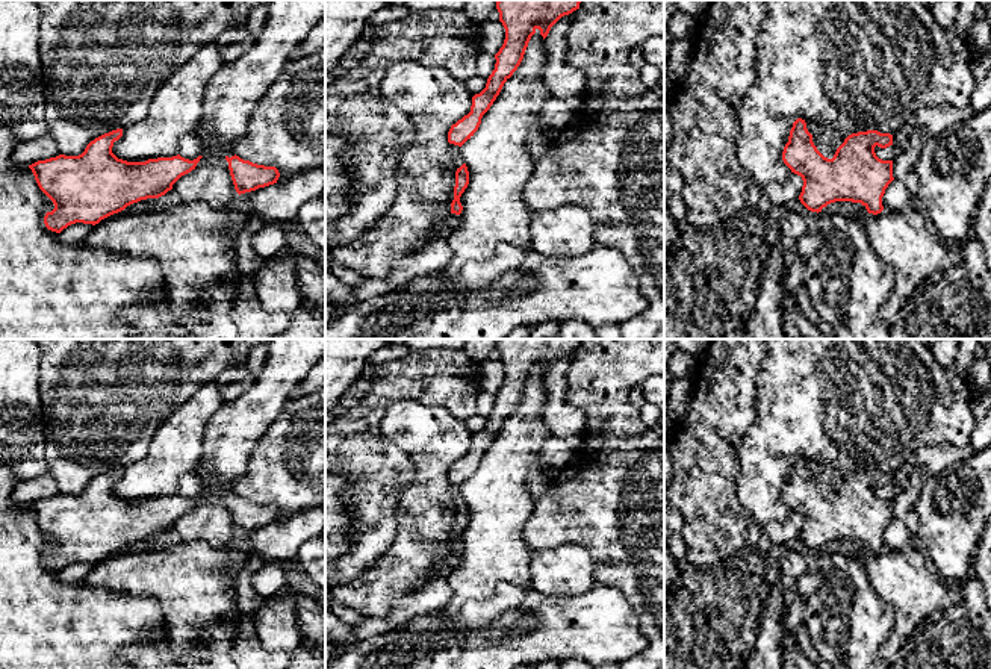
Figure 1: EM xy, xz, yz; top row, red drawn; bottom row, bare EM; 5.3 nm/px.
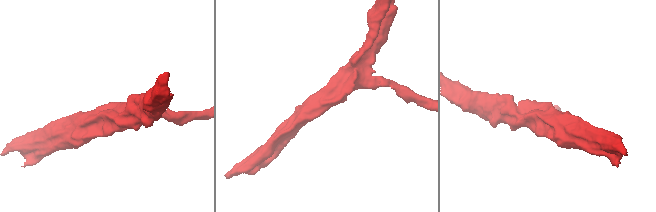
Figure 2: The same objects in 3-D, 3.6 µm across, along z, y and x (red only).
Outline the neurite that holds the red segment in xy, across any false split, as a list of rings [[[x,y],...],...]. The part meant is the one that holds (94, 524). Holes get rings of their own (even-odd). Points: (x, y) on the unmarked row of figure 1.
[[[116,468],[91,480],[79,495],[59,493],[29,504],[54,543],[44,555],[48,569],[61,572],[76,562],[95,565],[133,542],[159,537],[203,496],[189,499],[177,493],[127,501],[112,492],[121,475],[123,468]]]

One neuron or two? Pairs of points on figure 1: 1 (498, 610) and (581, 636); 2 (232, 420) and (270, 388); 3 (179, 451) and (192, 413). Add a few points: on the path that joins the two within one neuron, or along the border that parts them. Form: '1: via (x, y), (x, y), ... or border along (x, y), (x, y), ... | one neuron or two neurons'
1: via (519, 624), (560, 627) | one neuron
2: via (241, 416), (260, 397) | one neuron
3: via (179, 442), (182, 430), (188, 423) | one neuron

